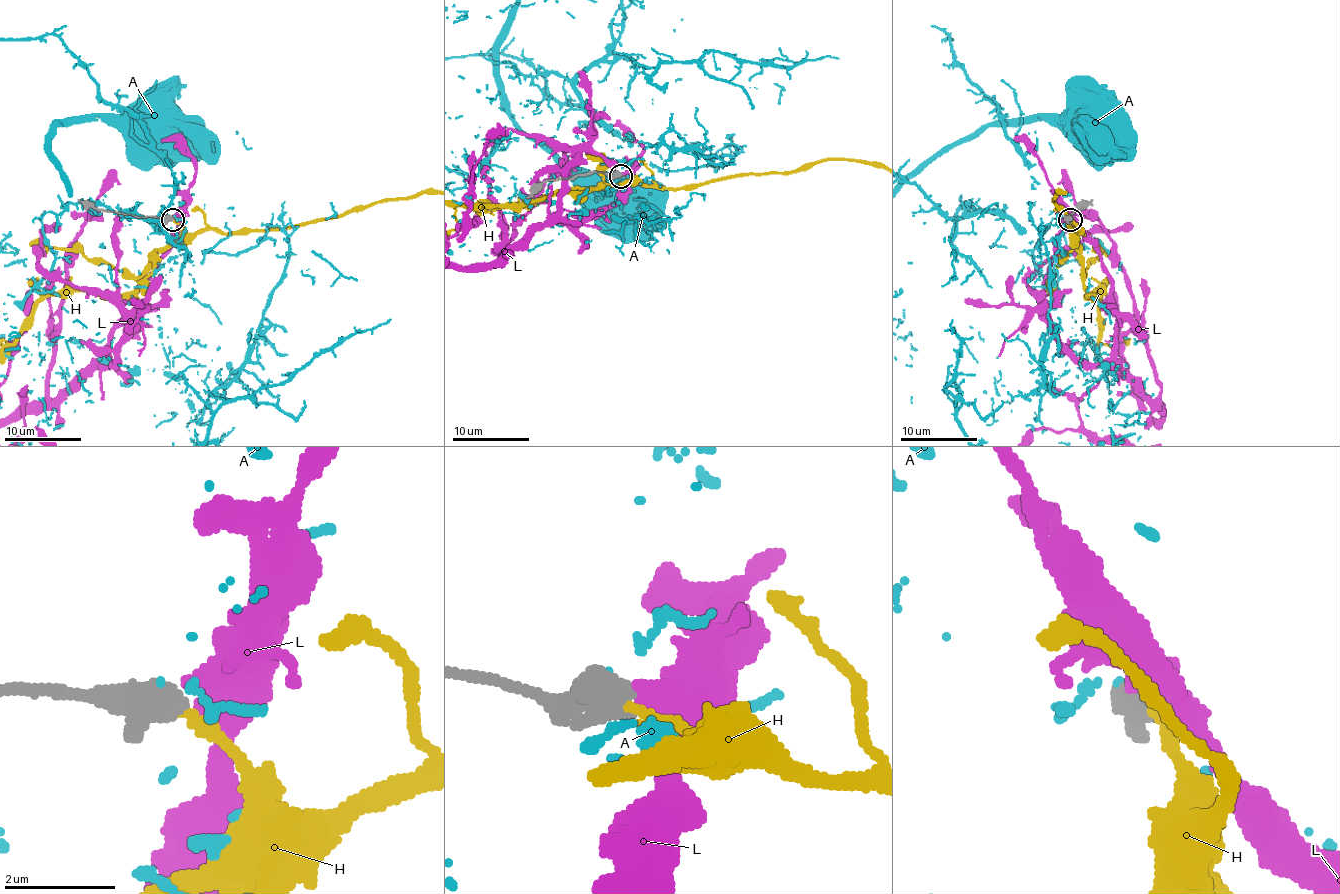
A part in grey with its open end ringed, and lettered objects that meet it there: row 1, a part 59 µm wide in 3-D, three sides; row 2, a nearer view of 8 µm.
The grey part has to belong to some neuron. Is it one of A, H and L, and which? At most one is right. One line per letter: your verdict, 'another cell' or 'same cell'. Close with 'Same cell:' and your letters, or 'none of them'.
A: another cell
H: same cell
L: another cell
Same cell: H

